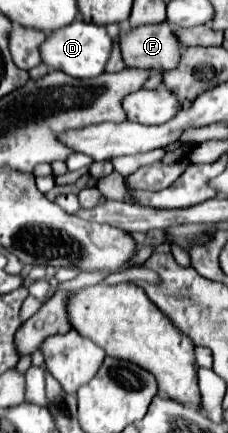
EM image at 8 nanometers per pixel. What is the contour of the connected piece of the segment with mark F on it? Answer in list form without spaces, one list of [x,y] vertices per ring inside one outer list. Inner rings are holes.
[[[169,22],[149,26],[121,26],[119,48],[125,66],[129,68],[157,68],[171,70],[181,58],[183,46],[175,38]]]

